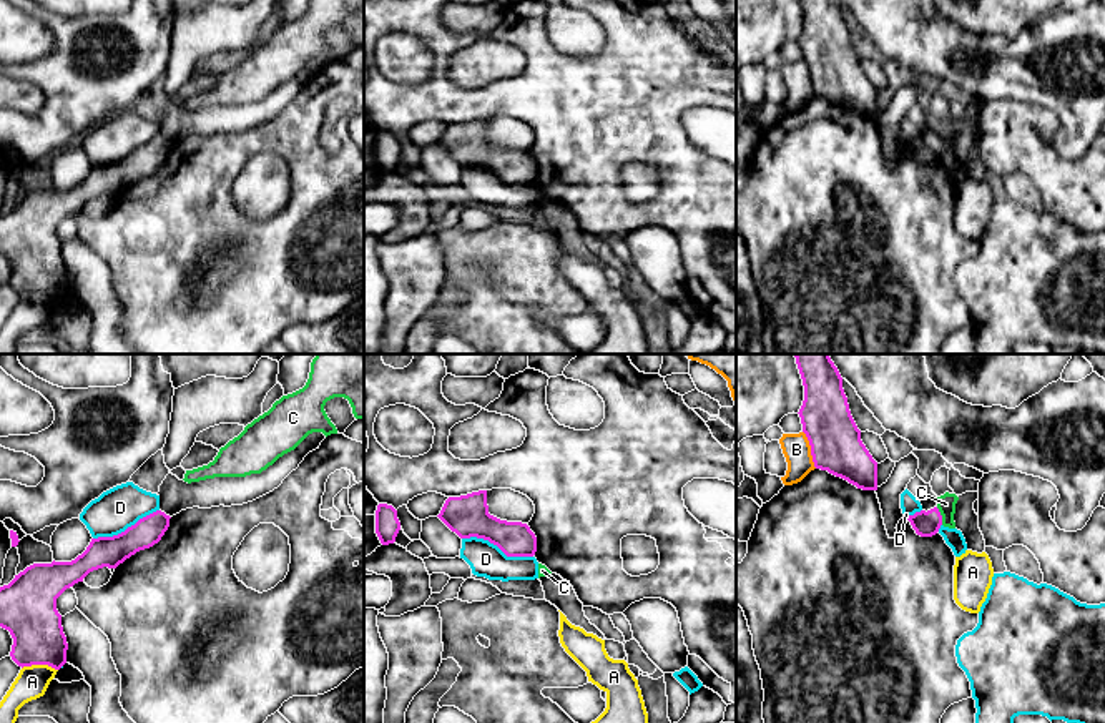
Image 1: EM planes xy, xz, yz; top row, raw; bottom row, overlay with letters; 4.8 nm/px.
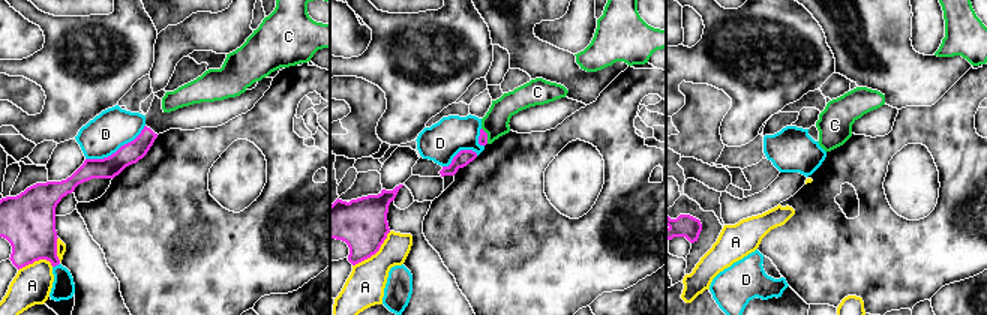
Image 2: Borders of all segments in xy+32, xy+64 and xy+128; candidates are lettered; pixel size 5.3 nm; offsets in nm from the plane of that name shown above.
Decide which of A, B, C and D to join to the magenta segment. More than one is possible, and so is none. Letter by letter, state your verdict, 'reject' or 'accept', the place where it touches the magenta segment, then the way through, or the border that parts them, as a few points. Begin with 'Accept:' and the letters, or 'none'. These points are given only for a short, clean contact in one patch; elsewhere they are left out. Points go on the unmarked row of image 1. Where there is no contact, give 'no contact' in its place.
Accept: none
A: reject; meets magenta in xy at (40, 291); border along xy (22, 295), (50, 293), (57, 298)
B: reject; meets magenta in yz at (811, 77)
C: reject; meets magenta in yz at (941, 143); border along yz (936, 135), (942, 152)
D: reject; meets magenta in xz at (497, 173)

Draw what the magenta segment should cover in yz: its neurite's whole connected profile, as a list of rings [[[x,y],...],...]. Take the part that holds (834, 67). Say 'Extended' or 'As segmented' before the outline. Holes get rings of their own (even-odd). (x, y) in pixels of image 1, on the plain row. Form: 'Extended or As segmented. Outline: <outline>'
As segmented. Outline: [[[799,0],[804,28],[799,37],[816,96],[862,118],[877,118],[877,90],[861,68],[839,0]]]

